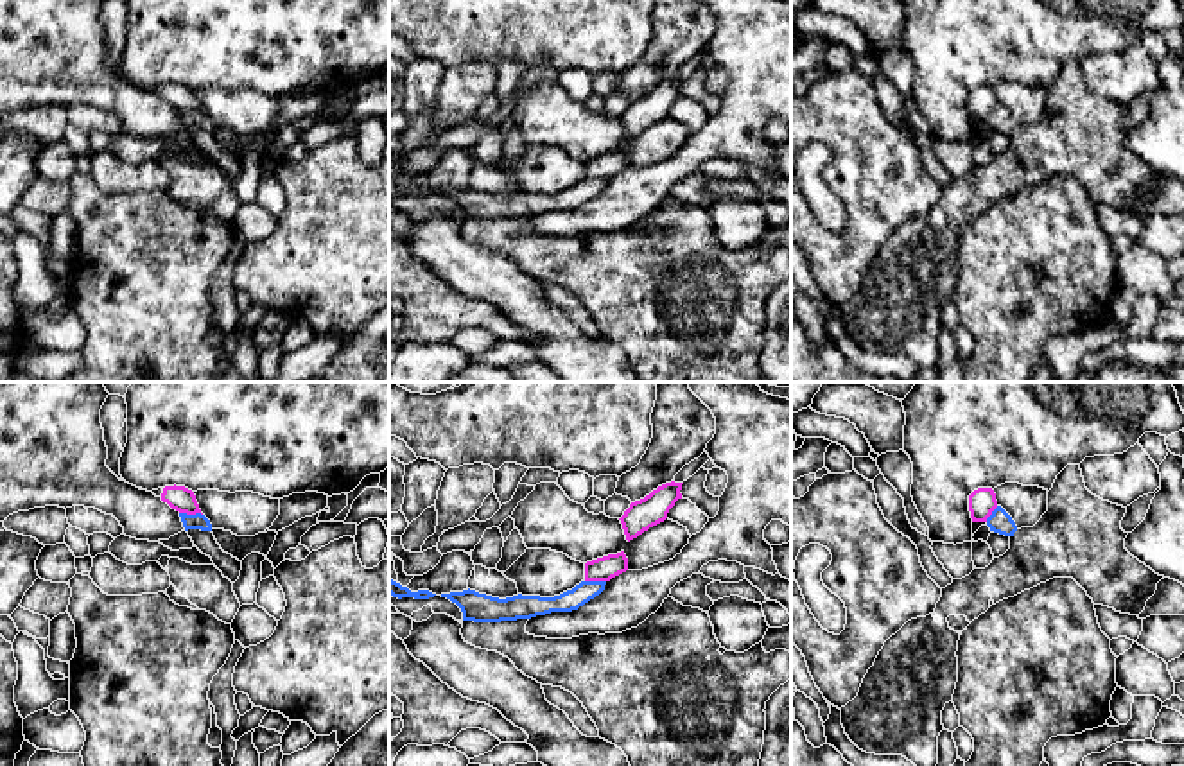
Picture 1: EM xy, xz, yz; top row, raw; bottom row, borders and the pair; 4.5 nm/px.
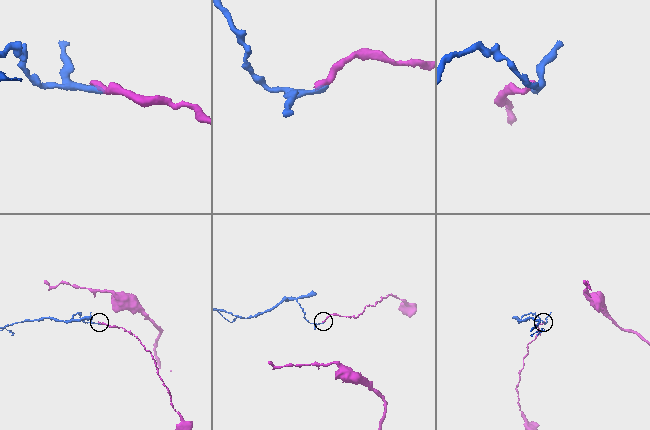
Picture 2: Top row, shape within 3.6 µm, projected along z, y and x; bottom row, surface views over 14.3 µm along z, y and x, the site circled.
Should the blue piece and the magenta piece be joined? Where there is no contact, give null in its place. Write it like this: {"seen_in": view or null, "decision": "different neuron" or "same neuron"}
{"seen_in": "xy", "decision": "different neuron"}

